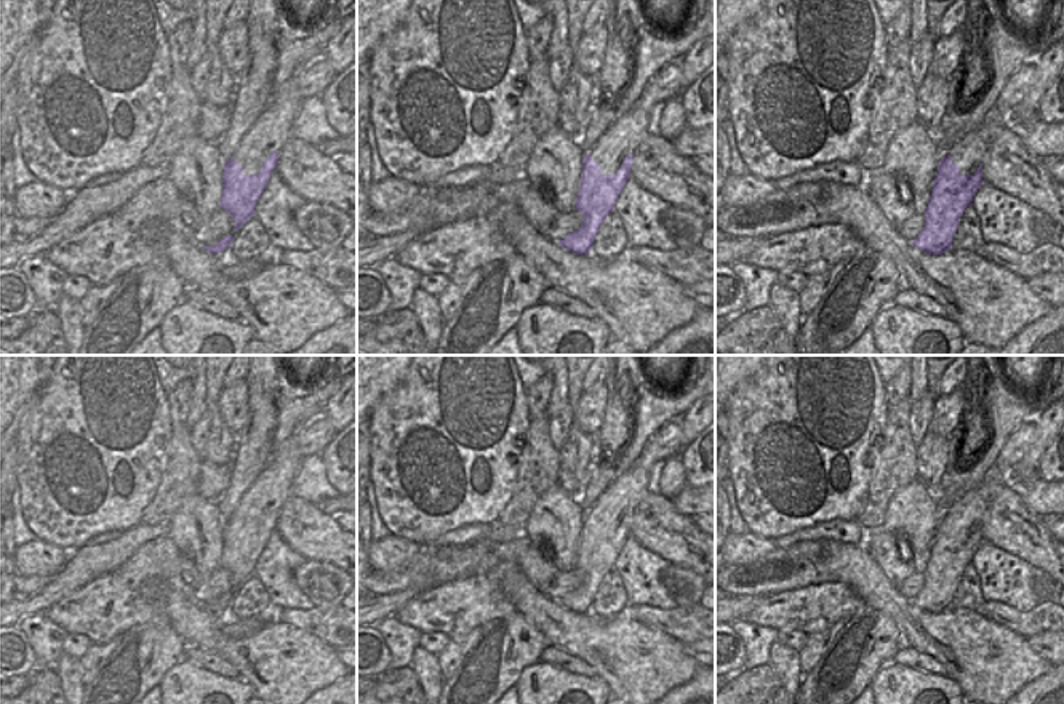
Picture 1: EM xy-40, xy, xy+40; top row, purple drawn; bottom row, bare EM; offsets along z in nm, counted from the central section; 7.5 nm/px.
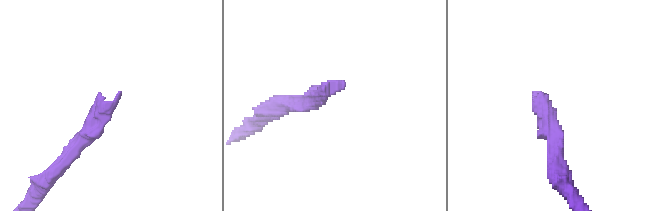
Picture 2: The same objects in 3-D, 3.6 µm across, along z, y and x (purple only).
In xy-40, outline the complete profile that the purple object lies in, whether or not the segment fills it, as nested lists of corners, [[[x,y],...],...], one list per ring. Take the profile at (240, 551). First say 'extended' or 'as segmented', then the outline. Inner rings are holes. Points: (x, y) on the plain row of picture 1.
extended | [[[298,435],[288,437],[270,454],[254,483],[243,493],[234,515],[224,522],[221,566],[235,579],[235,590],[254,574],[256,562],[278,520],[282,506],[293,491],[293,480],[301,467]]]

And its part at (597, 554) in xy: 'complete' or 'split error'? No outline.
split error

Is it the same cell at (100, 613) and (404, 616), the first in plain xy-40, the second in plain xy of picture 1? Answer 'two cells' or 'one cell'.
one cell

